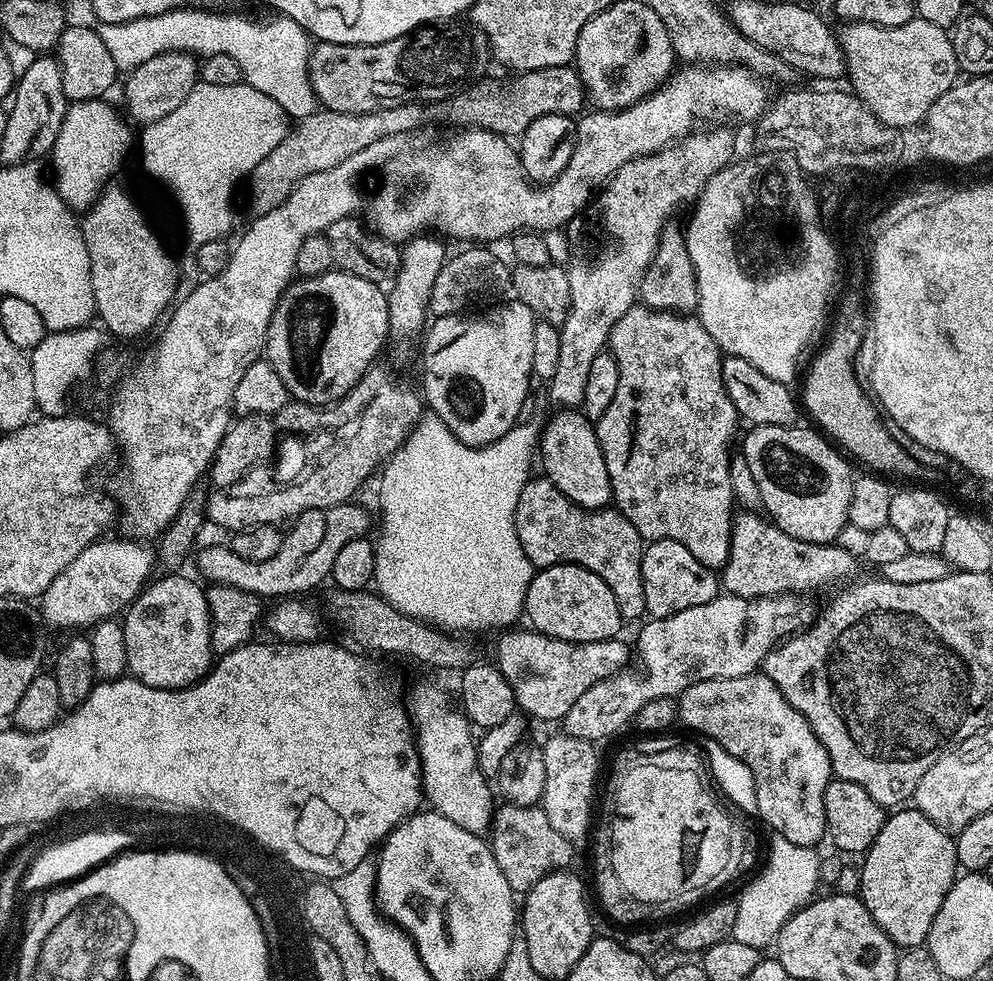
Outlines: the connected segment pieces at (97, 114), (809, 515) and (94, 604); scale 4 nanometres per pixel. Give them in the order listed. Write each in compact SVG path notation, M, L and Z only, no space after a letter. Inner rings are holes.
M107 99L99 100L78 100L69 103L66 110L66 118L62 122L62 130L58 130L58 138L54 142L50 153L52 168L56 171L54 176L54 187L56 193L68 203L73 210L87 210L95 204L100 193L104 191L106 185L113 179L116 167L124 160L124 155L134 148L133 125L129 123L123 115L116 116L114 109L108 105Z
M765 424L749 427L742 454L746 462L750 462L754 482L758 482L760 503L772 523L777 524L786 534L790 534L790 538L798 538L802 542L811 544L830 544L835 541L842 526L848 523L847 511L850 507L854 481L853 465L819 431L811 427L808 427L809 429L800 427L766 426Z
M101 538L86 546L54 582L39 597L39 615L43 623L52 628L72 628L68 630L88 630L99 620L119 617L129 604L144 591L154 572L158 556L147 543L131 538L108 540ZM149 575L149 576L148 576Z

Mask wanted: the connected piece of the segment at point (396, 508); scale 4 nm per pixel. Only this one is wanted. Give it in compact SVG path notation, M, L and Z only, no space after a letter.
M428 412L421 417L416 428L404 440L404 444L385 463L383 470L379 473L379 476L381 475L380 508L384 511L384 526L380 530L380 540L375 541L376 578L374 588L387 604L394 606L394 610L398 610L415 620L422 620L425 624L430 624L433 628L439 628L449 634L470 634L466 632L476 632L479 628L504 630L515 625L512 623L524 616L524 599L526 598L526 590L532 581L534 569L522 550L522 542L518 542L516 507L518 506L518 498L530 479L531 459L535 459L541 431L541 423L536 420L529 424L517 424L510 431L507 431L502 438L496 439L495 442L486 447L476 448L468 447L456 438L437 415Z

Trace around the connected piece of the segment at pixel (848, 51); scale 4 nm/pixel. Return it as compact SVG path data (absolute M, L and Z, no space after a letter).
M917 18L906 22L906 26L874 26L866 22L848 22L839 29L840 49L844 52L844 66L847 79L852 79L851 91L860 97L860 101L884 124L897 130L905 130L927 117L930 106L946 94L958 80L956 55L952 37L947 31L927 18Z

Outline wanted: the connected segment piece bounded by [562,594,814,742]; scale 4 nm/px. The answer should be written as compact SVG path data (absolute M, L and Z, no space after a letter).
M718 594L702 606L649 619L636 640L636 648L634 644L634 663L590 686L570 706L562 721L563 731L589 742L604 740L631 725L646 702L663 696L679 697L698 682L749 676L763 665L778 642L813 623L814 611L804 600L807 599L796 594L763 596L757 600Z

